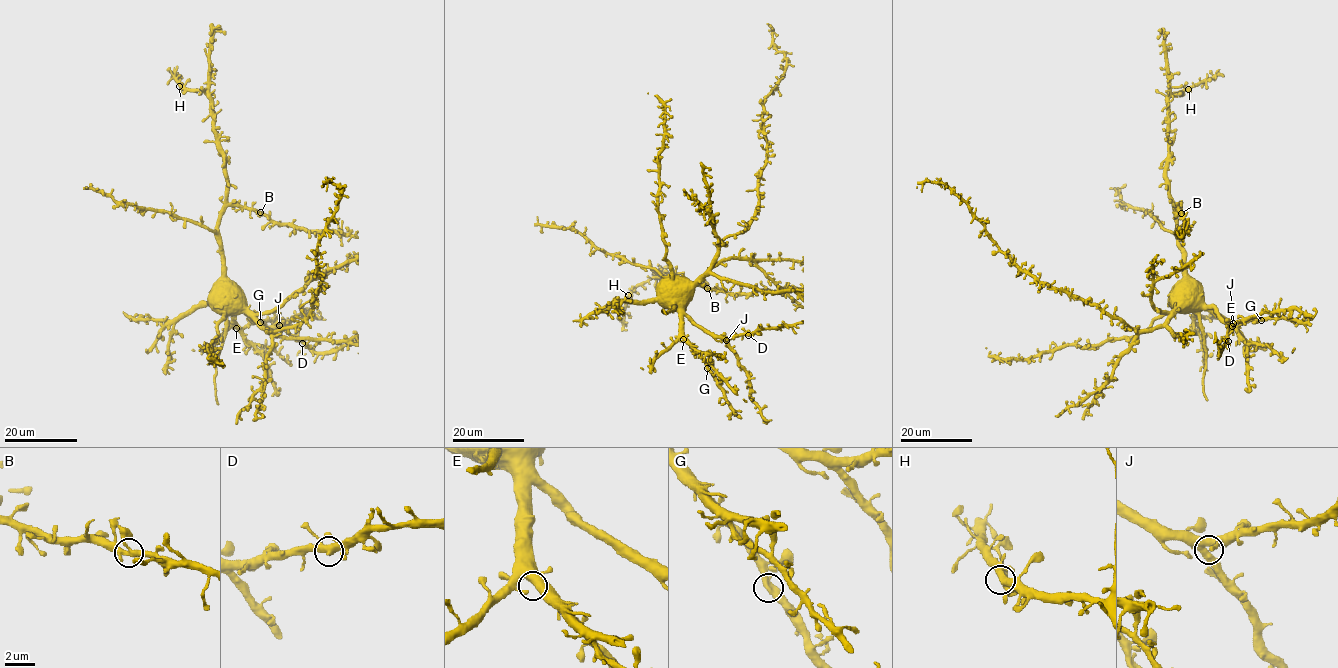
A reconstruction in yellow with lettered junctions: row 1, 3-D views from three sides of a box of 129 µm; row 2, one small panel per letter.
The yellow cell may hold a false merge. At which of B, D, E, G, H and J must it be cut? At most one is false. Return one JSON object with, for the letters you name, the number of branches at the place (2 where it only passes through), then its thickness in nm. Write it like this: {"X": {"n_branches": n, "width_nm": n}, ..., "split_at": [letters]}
{"split_at": []}

